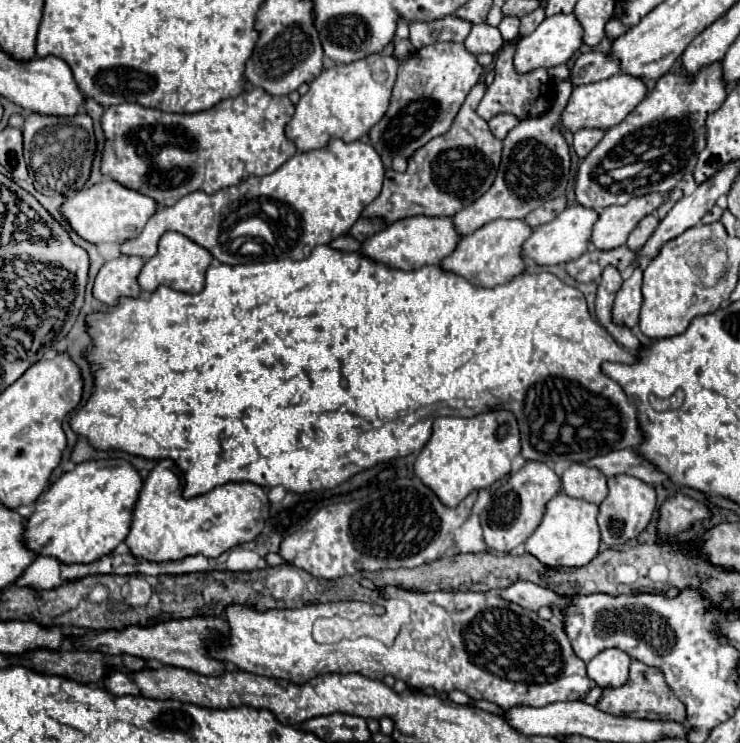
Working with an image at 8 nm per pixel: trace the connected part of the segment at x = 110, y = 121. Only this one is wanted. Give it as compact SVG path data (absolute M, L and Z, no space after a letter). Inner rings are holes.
M257 87L229 97L209 111L189 115L165 113L137 103L113 105L101 117L105 133L101 175L149 195L159 207L171 207L193 191L213 195L251 175L273 173L297 151L283 131L293 111L289 97L275 97Z

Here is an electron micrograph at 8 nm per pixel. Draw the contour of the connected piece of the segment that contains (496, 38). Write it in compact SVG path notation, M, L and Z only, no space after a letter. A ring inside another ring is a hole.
M479 23L479 25L473 25L473 29L467 35L467 39L463 41L463 45L469 53L477 55L477 53L497 53L505 45L505 41L501 39L499 29Z

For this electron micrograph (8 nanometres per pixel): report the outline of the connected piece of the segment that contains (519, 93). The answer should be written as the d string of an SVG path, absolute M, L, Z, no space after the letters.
M517 41L507 43L495 59L495 81L487 87L485 97L481 99L477 113L479 117L483 117L485 121L489 121L493 115L497 113L513 113L519 119L527 119L527 117L541 117L549 111L551 107L551 81L547 75L547 69L537 69L537 71L529 71L529 75L517 75L517 71L513 71L513 47Z

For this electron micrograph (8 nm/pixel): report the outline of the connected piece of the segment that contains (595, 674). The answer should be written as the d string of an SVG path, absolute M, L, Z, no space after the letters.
M605 649L587 663L587 675L601 687L621 687L629 677L631 657L619 649Z

